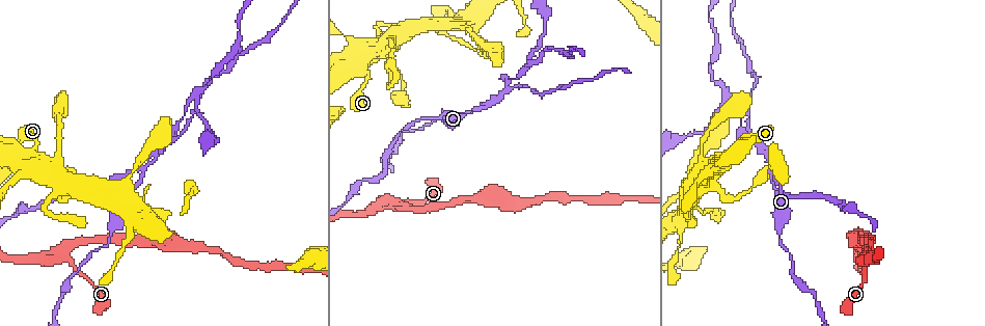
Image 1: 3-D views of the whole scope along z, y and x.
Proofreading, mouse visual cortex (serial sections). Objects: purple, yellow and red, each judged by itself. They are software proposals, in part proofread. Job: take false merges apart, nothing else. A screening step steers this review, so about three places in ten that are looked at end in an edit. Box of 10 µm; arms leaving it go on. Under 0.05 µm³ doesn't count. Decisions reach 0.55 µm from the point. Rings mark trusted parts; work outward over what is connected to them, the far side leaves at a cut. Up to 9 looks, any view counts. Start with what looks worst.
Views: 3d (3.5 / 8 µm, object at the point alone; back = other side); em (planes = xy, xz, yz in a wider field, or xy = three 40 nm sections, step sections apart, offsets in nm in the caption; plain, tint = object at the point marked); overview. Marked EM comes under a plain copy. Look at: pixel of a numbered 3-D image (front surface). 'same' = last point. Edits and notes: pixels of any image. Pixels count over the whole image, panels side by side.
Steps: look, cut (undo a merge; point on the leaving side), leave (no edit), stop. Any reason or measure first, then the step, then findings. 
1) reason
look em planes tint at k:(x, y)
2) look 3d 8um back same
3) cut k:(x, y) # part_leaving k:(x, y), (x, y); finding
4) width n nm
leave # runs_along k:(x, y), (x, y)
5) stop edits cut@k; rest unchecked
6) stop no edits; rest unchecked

thin neck
look 3d 3.5um back at 1:(771, 175)

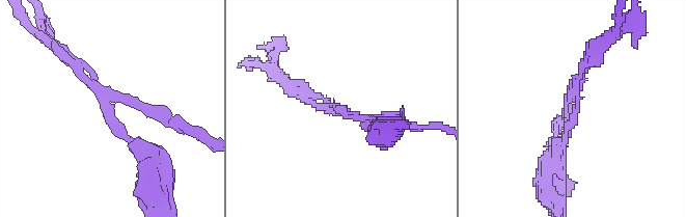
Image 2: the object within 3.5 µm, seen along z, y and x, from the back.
arms 3; arm_widths 150, 150, 200 nm; now the EM
look em planes tint at 2:(574, 105)

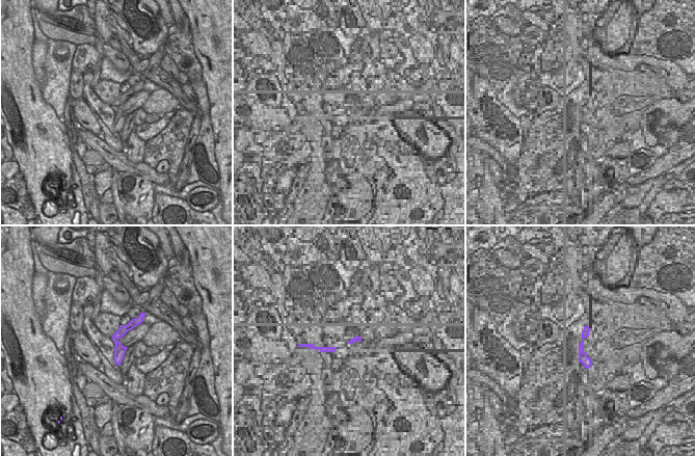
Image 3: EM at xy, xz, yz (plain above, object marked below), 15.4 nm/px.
cut 2:(149, 112) # two cells meet here

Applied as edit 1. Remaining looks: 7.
look overview

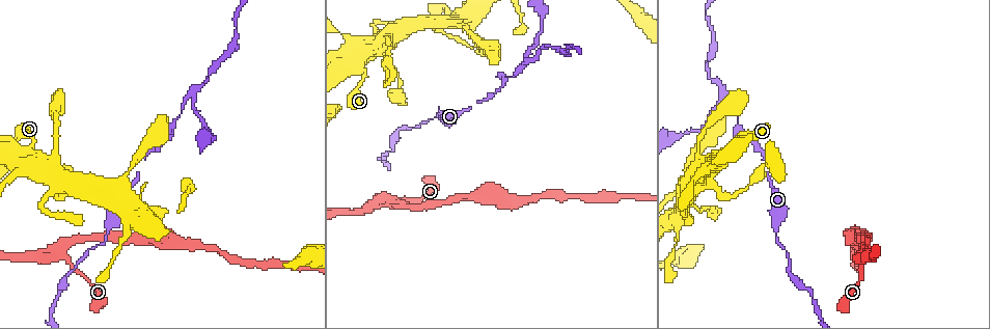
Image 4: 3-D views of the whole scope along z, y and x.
sudden change in width
look 3d 3.5um at 4:(106, 238)

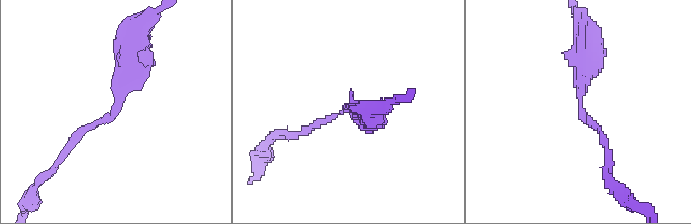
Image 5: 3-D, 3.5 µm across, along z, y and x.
arm_widths 100, 300 nm
look em xy step 2 tint at 5:(116, 108)

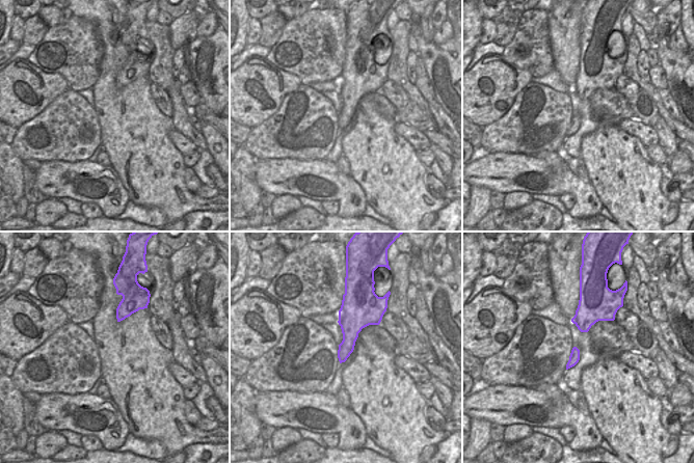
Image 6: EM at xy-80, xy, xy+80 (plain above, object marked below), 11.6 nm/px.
width 220 nm
leave # runs_along 5:(582, 40), (579, 105), (606, 146); continuous, no second cell

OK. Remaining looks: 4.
looks like a crossing
look 3d 8um back at 4:(361, 65)

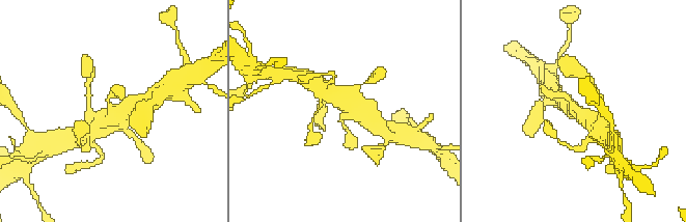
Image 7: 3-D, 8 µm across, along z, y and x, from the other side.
zoom in
look 3d 3.5um same

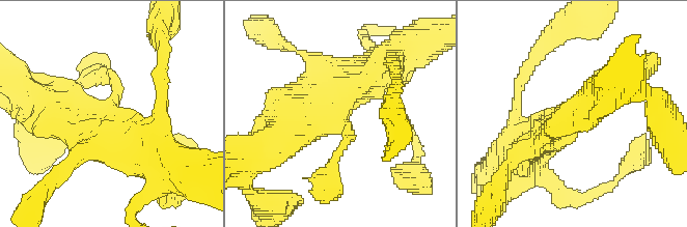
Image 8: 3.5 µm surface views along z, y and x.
look em xy step 2 tint at 8:(105, 110)

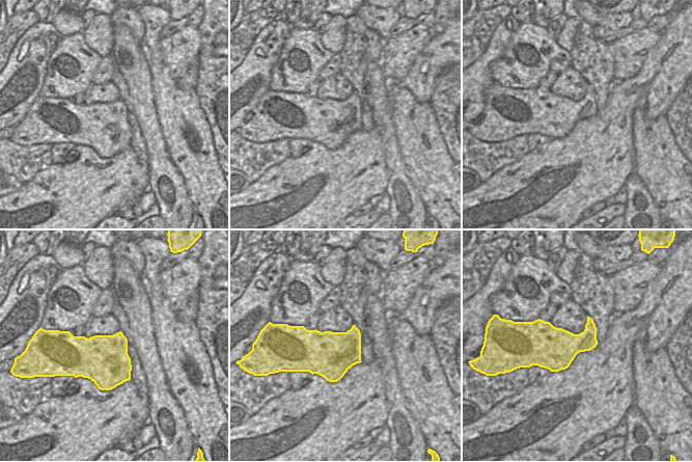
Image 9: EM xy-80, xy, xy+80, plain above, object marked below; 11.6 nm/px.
leave # runs_along 8:(619, 73), (531, 145); one cell here

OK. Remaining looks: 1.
stop edits cut@2; rest unchecked

